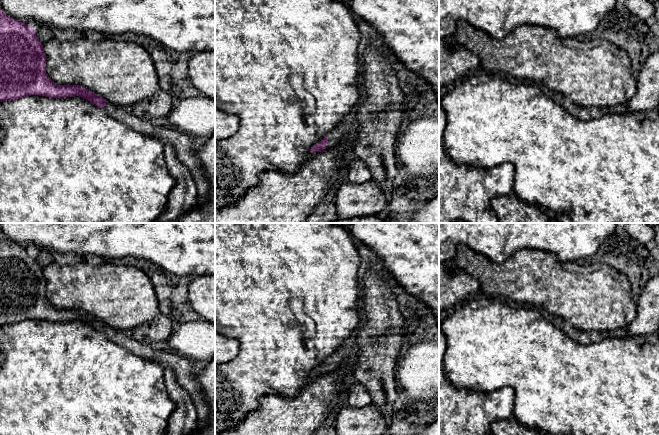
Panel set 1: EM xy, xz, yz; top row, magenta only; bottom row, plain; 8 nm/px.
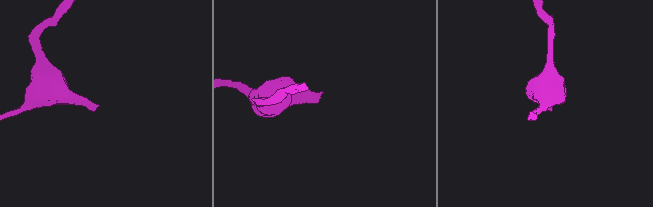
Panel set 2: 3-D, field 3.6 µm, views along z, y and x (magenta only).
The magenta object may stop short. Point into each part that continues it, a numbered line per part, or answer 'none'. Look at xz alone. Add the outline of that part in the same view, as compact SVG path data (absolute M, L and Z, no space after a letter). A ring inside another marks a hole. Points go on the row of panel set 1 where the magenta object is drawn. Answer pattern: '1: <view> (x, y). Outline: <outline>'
1: xz (335, 137). Outline: M344 127L335 128L328 134L328 142L326 143L326 149L333 148L339 145L342 140L348 136L348 129Z

